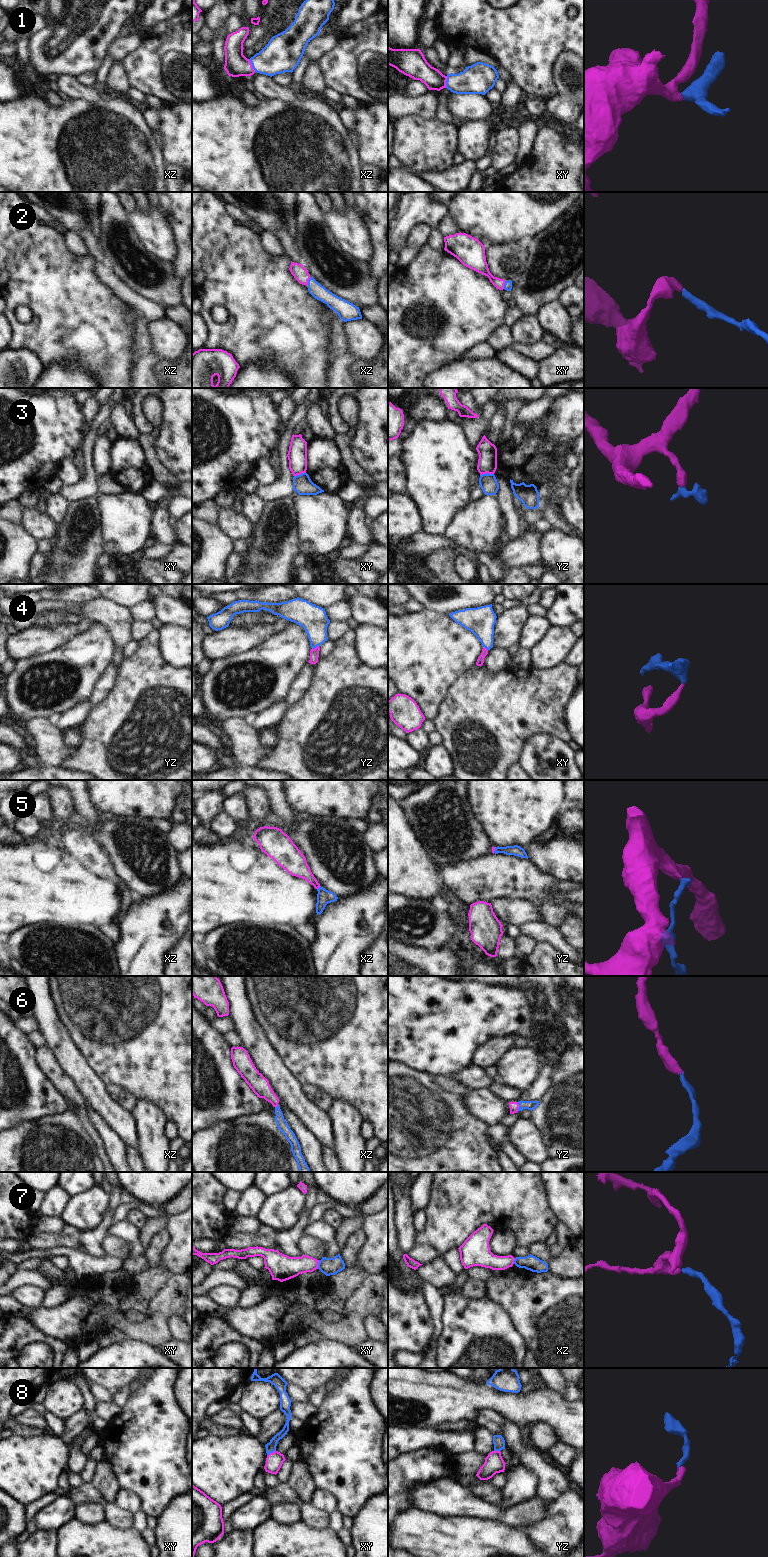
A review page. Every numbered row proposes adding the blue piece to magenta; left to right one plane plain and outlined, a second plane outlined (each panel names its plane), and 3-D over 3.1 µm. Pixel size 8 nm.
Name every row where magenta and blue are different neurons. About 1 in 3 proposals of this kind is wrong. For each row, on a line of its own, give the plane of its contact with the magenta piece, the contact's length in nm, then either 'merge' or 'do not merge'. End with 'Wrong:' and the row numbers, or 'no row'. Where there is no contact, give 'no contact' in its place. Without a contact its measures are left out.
1: meets magenta in xz; contact 120 nm long; merge
2: meets magenta in xz; contact 70 nm long; merge
3: meets magenta in yz; contact 110 nm long; do not merge
4: meets magenta in yz; contact 60 nm long; merge
5: meets magenta in xz; contact 40 nm long; merge
6: meets magenta in yz; contact 70 nm long; merge
7: meets magenta in xy; contact 70 nm long; do not merge
8: meets magenta in xy; contact 90 nm long; merge
Wrong: 3, 7

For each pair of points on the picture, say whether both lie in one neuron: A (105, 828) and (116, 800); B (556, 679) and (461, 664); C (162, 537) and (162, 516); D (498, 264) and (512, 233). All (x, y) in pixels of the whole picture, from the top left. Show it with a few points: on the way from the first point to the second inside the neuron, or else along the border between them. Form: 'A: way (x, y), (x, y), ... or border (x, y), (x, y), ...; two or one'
A: border (101, 812), (117, 815), (135, 814); two
B: border (475, 663), (454, 681); two
C: way (162, 532), (162, 521); one
D: border (515, 242), (487, 244); two

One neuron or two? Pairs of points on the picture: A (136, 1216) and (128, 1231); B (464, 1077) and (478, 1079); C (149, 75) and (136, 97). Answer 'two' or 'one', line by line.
A: two
B: one
C: two

